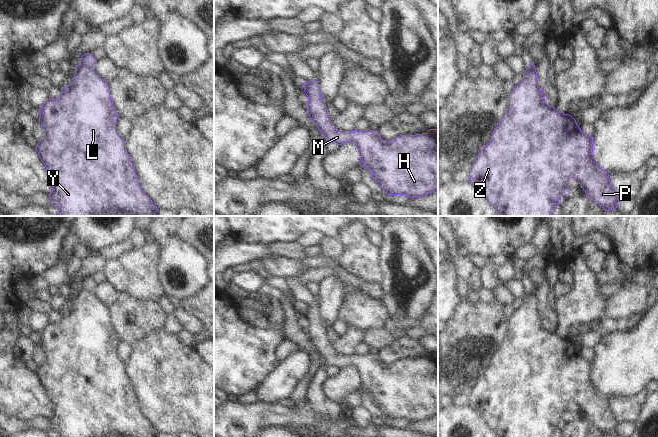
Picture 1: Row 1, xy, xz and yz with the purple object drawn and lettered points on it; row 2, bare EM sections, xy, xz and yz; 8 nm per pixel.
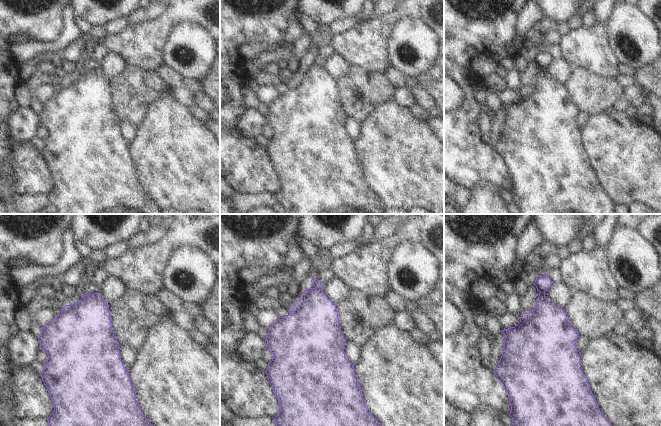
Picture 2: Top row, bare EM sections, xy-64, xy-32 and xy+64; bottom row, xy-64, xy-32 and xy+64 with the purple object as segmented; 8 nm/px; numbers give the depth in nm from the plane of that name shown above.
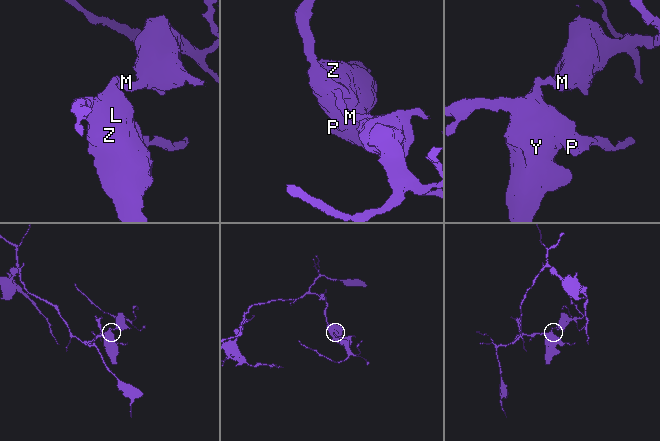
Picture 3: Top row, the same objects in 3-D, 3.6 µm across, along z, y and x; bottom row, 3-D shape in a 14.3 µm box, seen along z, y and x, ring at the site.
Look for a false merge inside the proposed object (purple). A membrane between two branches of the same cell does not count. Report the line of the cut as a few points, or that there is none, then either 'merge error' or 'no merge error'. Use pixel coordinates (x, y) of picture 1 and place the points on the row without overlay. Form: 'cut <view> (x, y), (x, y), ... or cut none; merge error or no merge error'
cut xy (79, 287), (91, 292); merge error

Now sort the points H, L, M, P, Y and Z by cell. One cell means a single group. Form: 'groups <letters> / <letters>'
groups H M / L P Y Z

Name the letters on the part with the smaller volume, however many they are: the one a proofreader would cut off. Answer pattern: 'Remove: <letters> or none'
Remove: H, M

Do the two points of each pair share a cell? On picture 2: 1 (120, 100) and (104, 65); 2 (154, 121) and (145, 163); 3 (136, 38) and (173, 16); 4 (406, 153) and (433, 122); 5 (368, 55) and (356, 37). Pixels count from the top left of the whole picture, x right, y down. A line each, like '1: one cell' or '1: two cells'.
1: two cells
2: one cell
3: one cell
4: two cells
5: one cell

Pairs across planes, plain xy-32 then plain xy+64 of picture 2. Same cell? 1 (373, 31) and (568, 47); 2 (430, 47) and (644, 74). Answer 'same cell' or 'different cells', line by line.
1: same cell
2: different cells

